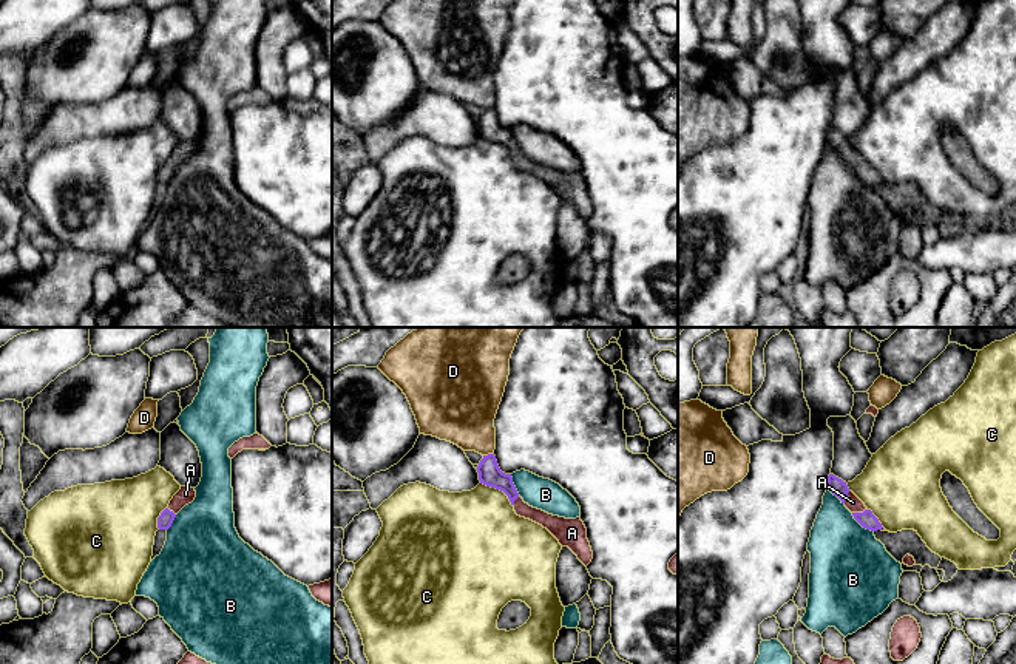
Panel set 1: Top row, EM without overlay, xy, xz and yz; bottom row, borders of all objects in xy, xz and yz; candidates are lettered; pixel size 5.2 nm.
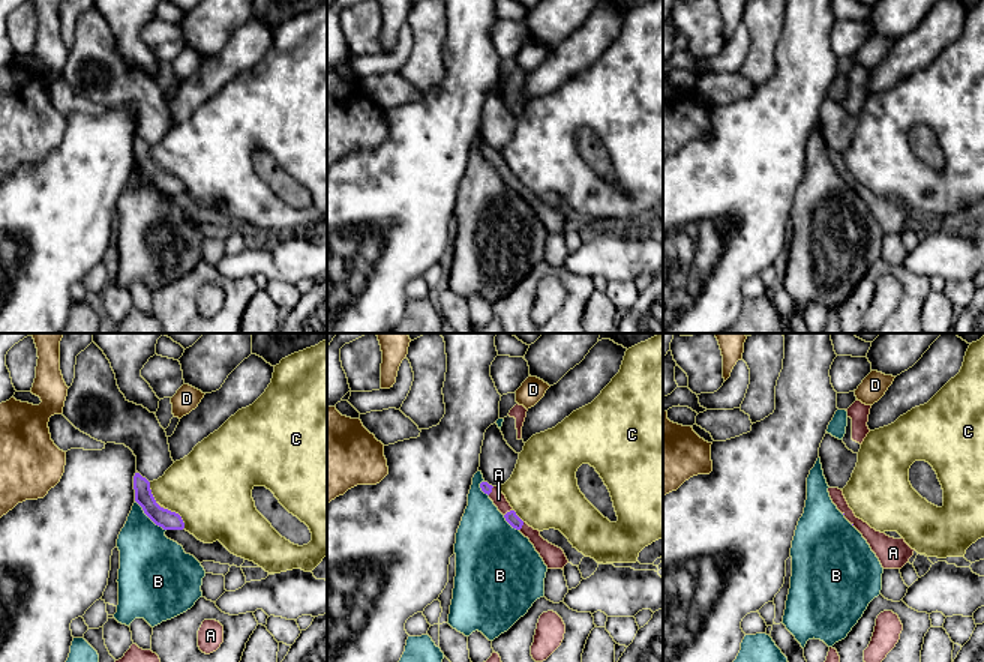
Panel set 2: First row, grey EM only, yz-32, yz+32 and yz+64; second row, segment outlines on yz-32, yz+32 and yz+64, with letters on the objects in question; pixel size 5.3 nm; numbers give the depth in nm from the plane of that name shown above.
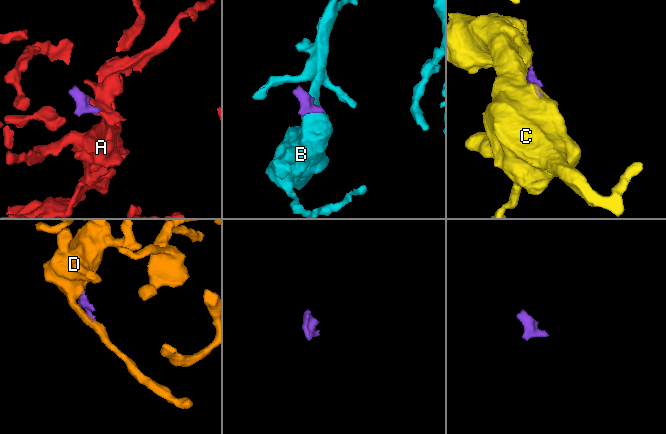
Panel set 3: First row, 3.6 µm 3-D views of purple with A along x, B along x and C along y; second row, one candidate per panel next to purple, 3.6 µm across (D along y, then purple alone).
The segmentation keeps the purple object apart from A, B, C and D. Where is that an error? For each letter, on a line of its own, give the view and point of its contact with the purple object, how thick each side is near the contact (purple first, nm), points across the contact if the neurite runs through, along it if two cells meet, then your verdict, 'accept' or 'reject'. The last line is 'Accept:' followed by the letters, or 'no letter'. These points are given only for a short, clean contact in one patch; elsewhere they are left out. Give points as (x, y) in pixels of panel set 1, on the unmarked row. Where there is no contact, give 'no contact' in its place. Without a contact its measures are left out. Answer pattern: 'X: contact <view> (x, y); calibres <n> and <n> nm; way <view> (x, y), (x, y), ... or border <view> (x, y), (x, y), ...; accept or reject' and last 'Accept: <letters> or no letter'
A: contact yz (859, 167); calibres 90 and 80 nm; way yz (866, 173), (859, 167), (853, 156); accept
B: contact yz (862, 179); calibres 90 and 440 nm; border yz (851, 167), (863, 181), (873, 186); reject
C: contact xz (499, 142); calibres 120 and 420 nm; border xz (480, 136), (499, 142), (511, 159); reject
D: contact xz (488, 108); calibres 120 and 320 nm; border xz (493, 107), (484, 110); reject
Accept: A

